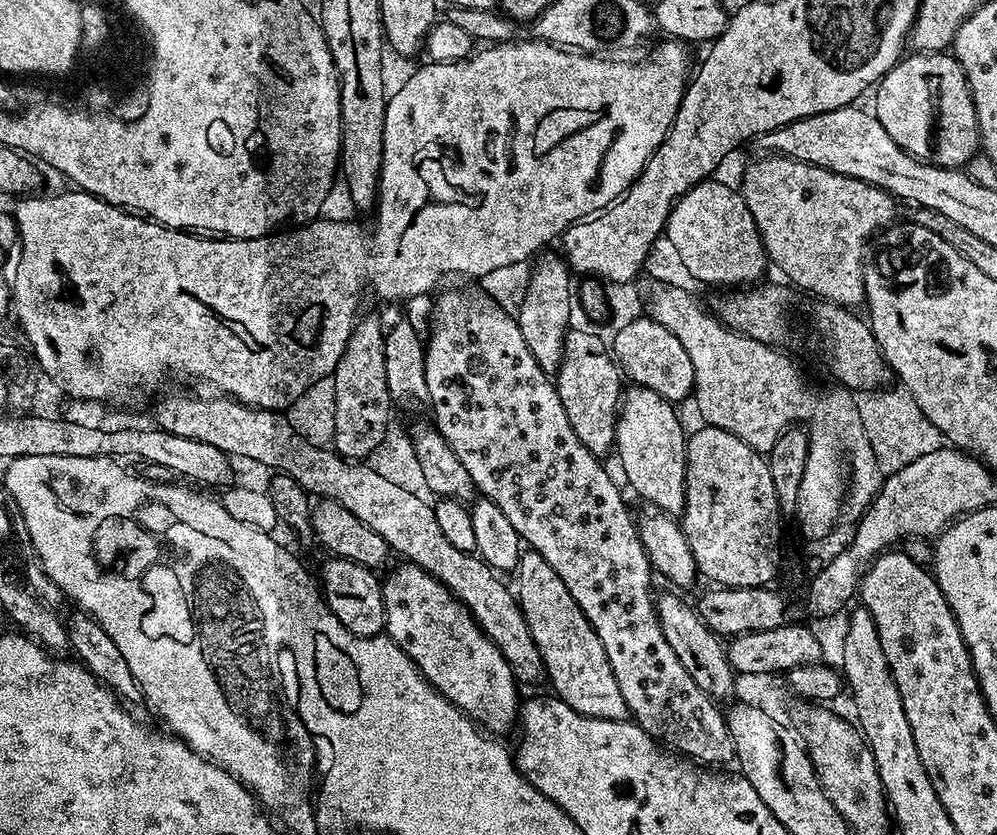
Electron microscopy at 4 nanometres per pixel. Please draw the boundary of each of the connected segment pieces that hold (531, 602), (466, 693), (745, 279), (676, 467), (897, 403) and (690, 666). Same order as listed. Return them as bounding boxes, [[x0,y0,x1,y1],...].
[[514,550,629,720],[382,562,522,733],[666,178,766,286],[614,386,688,514],[855,390,946,474],[656,594,736,700]]

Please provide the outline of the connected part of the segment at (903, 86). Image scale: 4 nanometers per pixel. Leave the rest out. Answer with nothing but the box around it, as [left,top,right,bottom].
[874,52,981,169]

